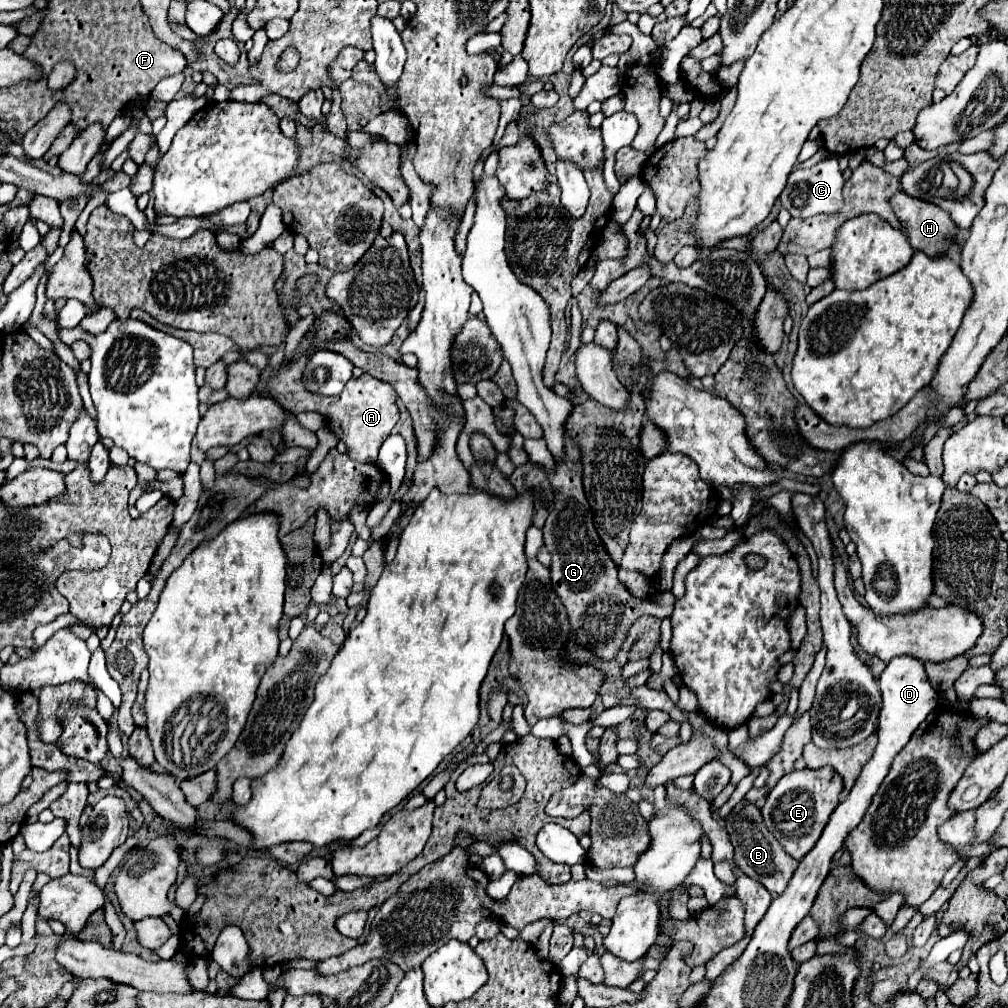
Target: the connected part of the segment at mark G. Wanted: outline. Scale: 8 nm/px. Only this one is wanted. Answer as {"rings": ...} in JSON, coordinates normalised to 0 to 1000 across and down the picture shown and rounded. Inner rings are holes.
{"rings":[[[563,432],[562,447],[563,451],[560,459],[554,461],[552,471],[544,471],[552,489],[552,503],[540,521],[542,545],[548,551],[546,574],[550,588],[558,594],[562,602],[563,616],[569,628],[569,638],[581,642],[599,656],[607,656],[613,650],[627,618],[641,608],[655,614],[665,612],[671,592],[665,586],[655,586],[633,594],[619,582],[619,578],[615,578],[613,561],[609,559],[591,529],[587,507],[577,485],[575,447],[571,447],[571,439],[567,439]]]}

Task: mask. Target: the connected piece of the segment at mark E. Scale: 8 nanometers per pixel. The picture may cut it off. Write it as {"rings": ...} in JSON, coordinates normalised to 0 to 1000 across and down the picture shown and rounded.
{"rings":[[[813,761],[813,763],[796,763],[786,765],[778,769],[772,779],[764,785],[760,791],[760,803],[756,801],[756,811],[766,824],[766,828],[772,832],[774,838],[788,850],[796,852],[813,832],[825,805],[833,797],[833,785],[835,785],[835,771],[825,761]]]}

